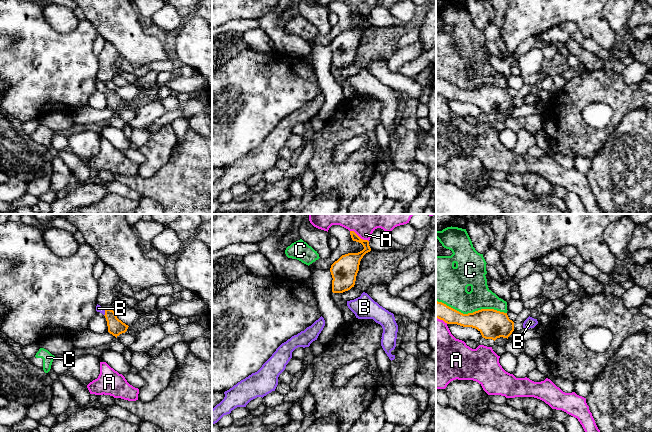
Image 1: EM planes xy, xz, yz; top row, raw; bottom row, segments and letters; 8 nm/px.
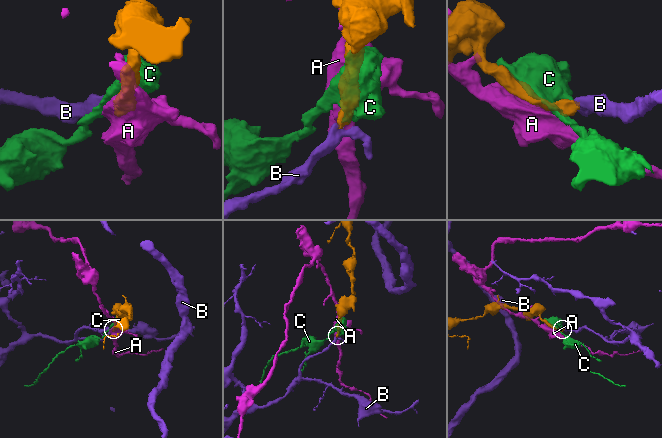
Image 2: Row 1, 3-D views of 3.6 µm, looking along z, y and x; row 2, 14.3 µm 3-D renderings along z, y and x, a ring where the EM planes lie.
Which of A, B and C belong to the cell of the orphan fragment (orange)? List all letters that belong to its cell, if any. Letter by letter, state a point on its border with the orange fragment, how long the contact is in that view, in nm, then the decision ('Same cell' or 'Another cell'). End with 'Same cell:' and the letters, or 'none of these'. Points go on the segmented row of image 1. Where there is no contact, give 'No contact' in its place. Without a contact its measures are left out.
A: Touches orange at xz (358, 236). Shared border 180 nm. Another cell
B: Touches orange at xy (105, 312). Shared border 60 nm. Same cell
C: Touches orange at yz (471, 313). Shared border 600 nm. Another cell
Same cell: B

